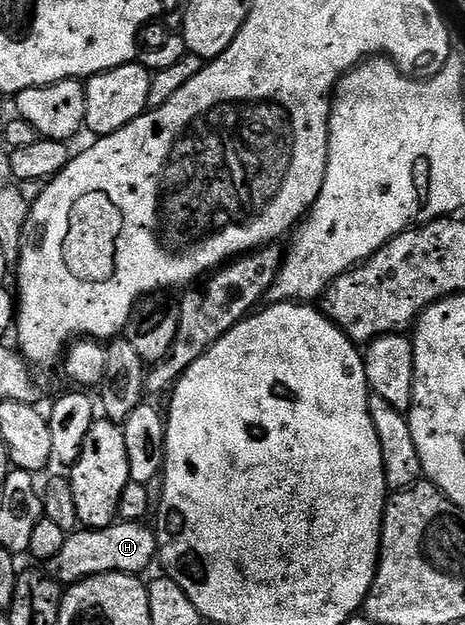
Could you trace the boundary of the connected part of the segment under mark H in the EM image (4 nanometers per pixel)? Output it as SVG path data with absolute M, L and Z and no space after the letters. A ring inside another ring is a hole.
M115 521L109 527L104 529L79 529L71 531L66 536L64 546L60 548L60 553L56 553L56 557L52 557L48 561L48 574L51 579L55 579L57 583L69 585L71 583L79 583L82 579L91 579L94 575L111 575L112 573L120 573L121 575L141 576L142 571L146 571L150 567L150 562L155 562L158 554L158 536L153 526L146 527L145 522L141 523L124 523Z

